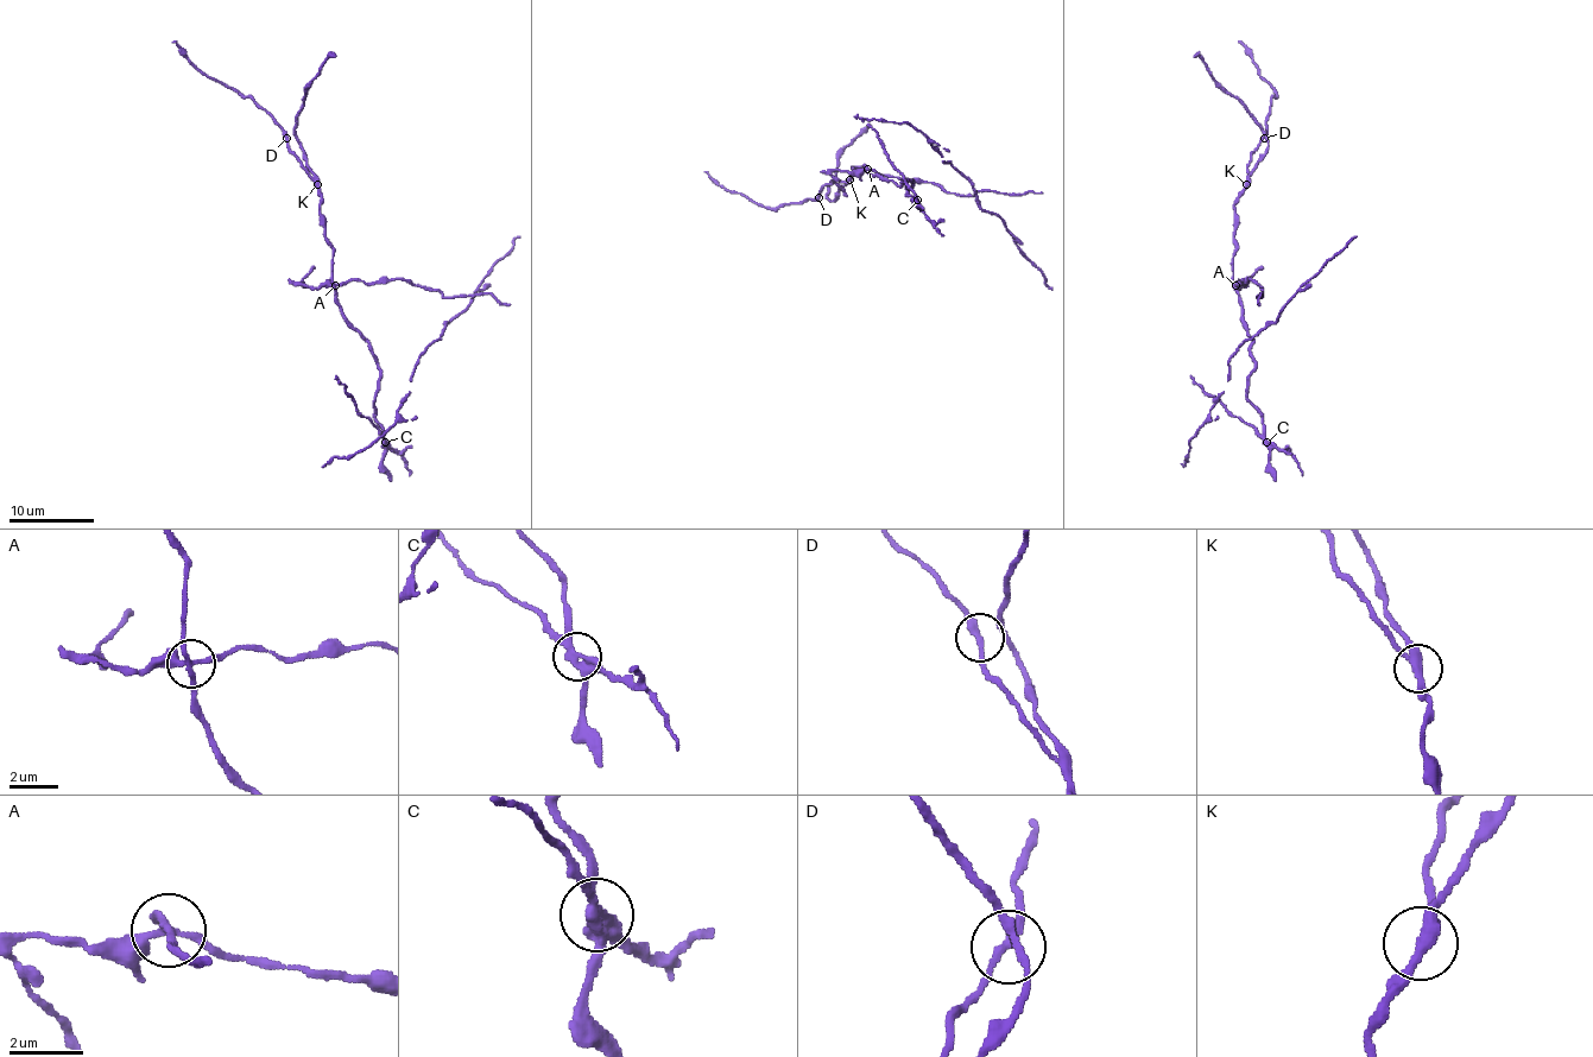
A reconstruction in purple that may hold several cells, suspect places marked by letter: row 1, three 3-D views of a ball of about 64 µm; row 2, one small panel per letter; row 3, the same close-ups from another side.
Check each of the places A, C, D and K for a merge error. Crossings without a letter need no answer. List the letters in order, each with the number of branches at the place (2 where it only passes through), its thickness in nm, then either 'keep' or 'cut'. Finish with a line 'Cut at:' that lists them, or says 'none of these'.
A: 4 branches meet; 240 nm thick; cut
C: 4 branches meet; 320 nm thick; cut
D: 4 branches meet; 200 nm thick; keep
K: 3 branches meet; 280 nm thick; keep
Cut at: A, C

